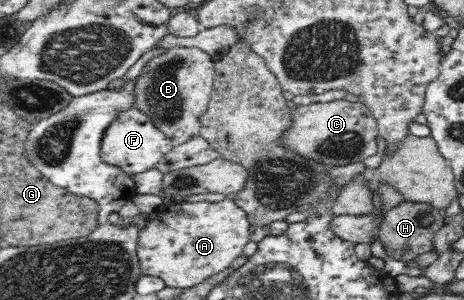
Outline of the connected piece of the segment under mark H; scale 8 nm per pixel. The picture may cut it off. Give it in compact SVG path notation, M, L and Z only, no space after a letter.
M405 201L391 211L387 211L380 227L380 241L386 252L399 261L409 261L431 250L435 234L444 226L444 211L430 203Z

